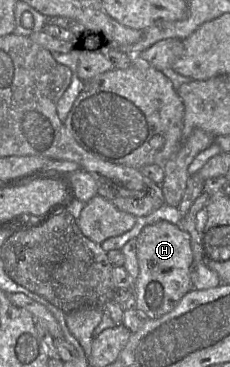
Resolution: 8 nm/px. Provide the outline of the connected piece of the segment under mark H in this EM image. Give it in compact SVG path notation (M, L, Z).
M162 220L144 226L136 239L139 273L133 285L136 296L135 308L149 319L158 319L171 312L193 289L190 276L190 267L193 263L191 237L182 225Z

